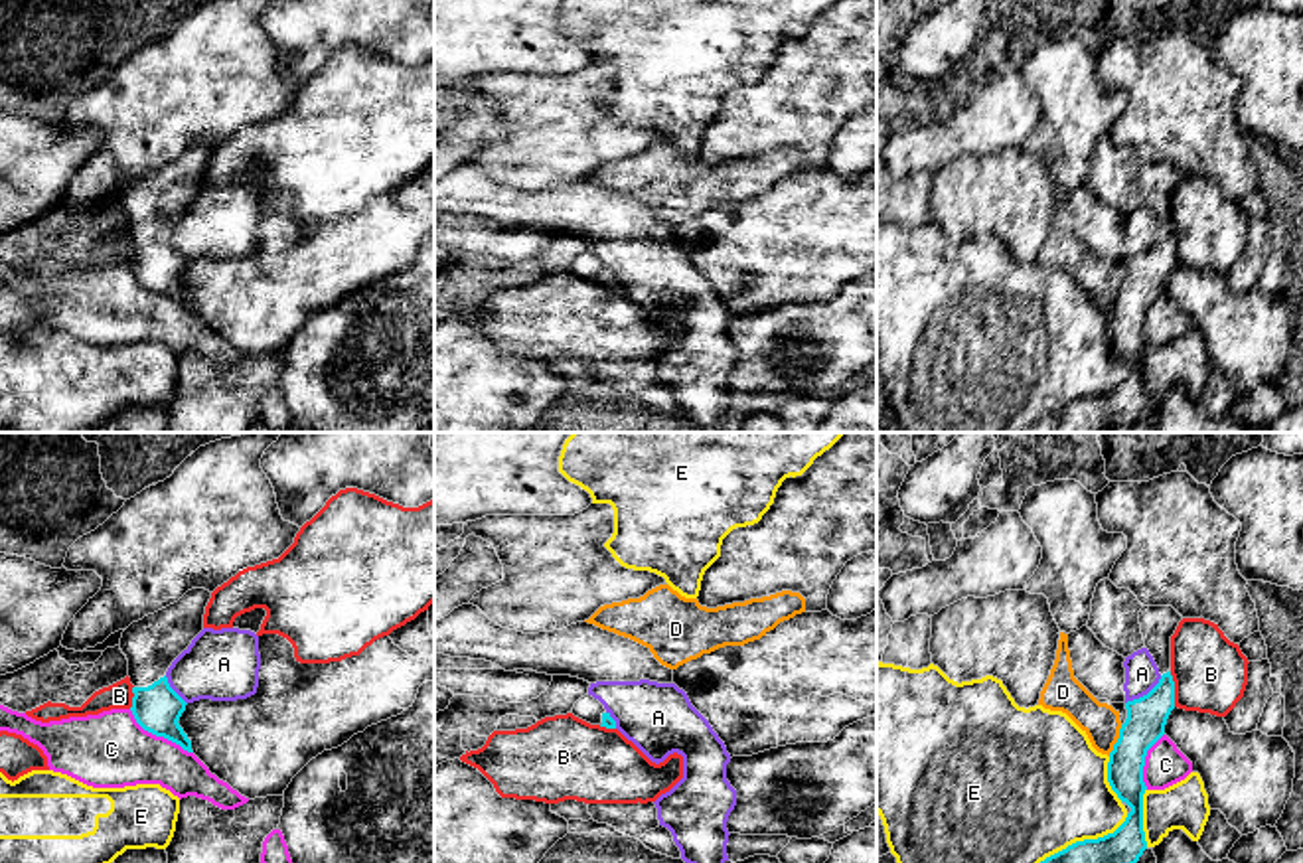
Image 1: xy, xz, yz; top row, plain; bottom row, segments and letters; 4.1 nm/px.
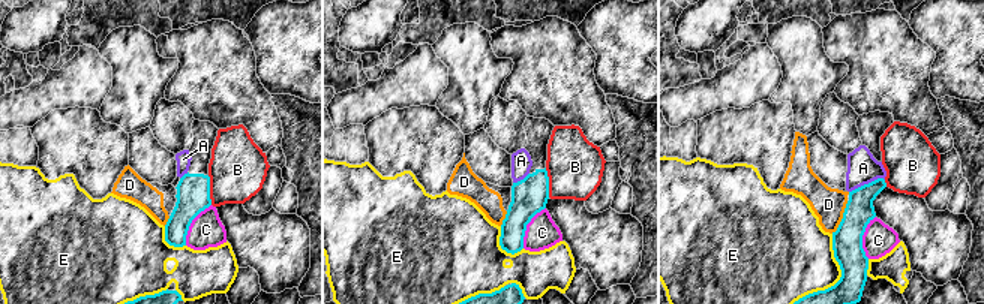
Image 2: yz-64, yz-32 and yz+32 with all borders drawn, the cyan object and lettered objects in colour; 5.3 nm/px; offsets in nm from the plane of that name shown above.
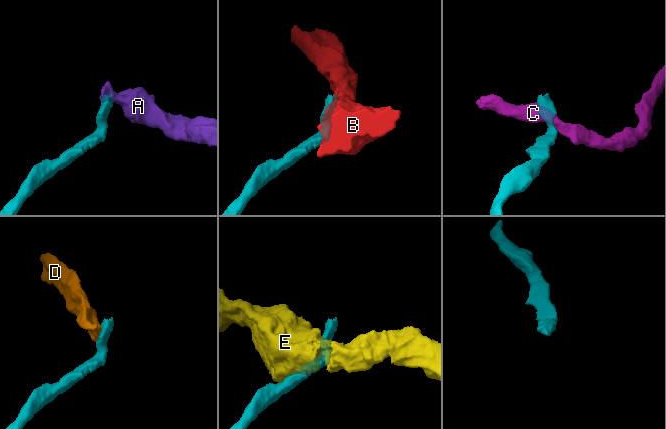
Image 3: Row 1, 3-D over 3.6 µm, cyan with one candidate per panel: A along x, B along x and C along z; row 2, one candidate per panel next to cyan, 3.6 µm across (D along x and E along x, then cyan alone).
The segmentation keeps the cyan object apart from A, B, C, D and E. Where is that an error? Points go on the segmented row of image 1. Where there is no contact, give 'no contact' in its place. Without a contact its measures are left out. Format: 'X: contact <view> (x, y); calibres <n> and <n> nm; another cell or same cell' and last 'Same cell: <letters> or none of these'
A: contact yz (1144, 696); calibres 160 and 140 nm; another cell
B: contact yz (1173, 690); calibres 160 and 300 nm; another cell
C: contact xy (158, 735); calibres 190 and 300 nm; another cell
D: contact yz (1118, 741); calibres 160 and 150 nm; another cell
E: contact yz (1084, 840); calibres 150 and 480 nm; another cell
Same cell: none of these

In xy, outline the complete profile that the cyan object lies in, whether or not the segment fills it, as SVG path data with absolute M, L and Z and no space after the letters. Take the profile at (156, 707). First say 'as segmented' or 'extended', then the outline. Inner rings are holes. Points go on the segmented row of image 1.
extended; M192 588L178 602L132 622L120 638L134 685L130 711L136 723L188 752L193 752L192 741L178 723L188 703L170 687L166 671L203 630L209 598L209 590Z

